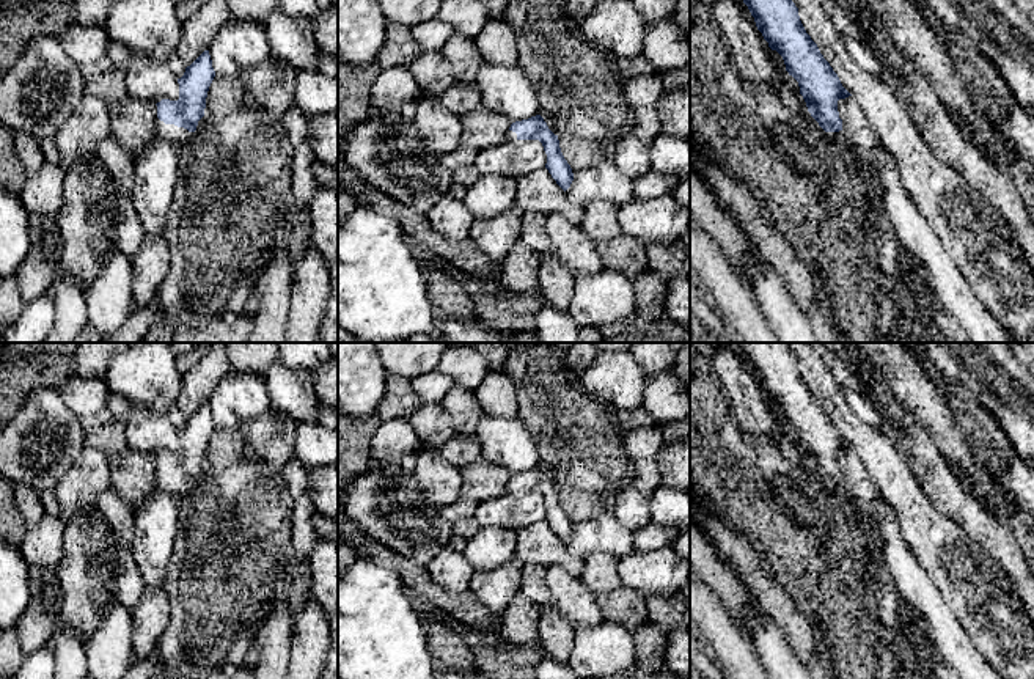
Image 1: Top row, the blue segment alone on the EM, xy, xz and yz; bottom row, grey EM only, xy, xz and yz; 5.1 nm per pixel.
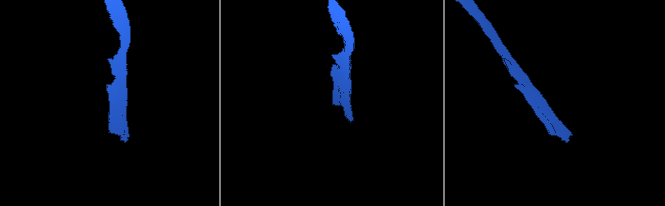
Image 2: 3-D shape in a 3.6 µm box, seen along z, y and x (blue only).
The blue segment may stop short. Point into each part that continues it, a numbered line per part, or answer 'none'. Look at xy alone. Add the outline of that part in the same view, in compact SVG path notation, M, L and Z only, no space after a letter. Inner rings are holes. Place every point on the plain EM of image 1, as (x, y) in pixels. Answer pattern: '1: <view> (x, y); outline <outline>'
1: xy (178, 488); outline M159 470L156 473L156 486L162 490L170 492L176 500L181 500L193 489L193 484L189 484L187 481L178 479L174 476L165 476Z

